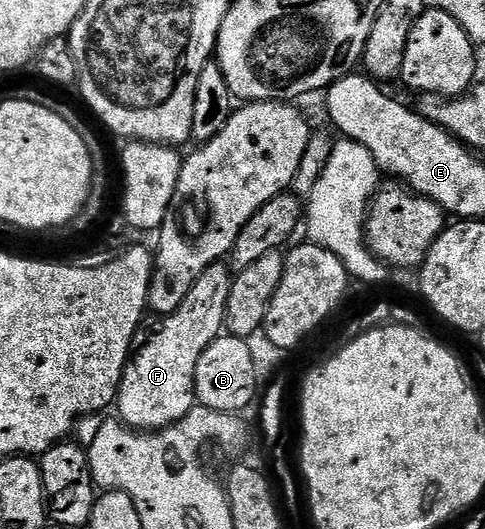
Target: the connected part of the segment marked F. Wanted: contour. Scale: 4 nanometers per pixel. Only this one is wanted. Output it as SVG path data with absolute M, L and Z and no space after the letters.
M216 263L205 267L193 283L189 295L177 307L177 311L166 314L163 321L147 338L138 342L137 348L132 352L123 378L119 384L119 396L117 398L118 416L124 425L140 431L158 431L167 429L170 425L176 425L189 411L194 409L195 399L195 372L197 371L197 359L205 355L205 347L209 347L220 337L225 329L225 303L229 303L229 291L231 290L232 270L226 264Z

